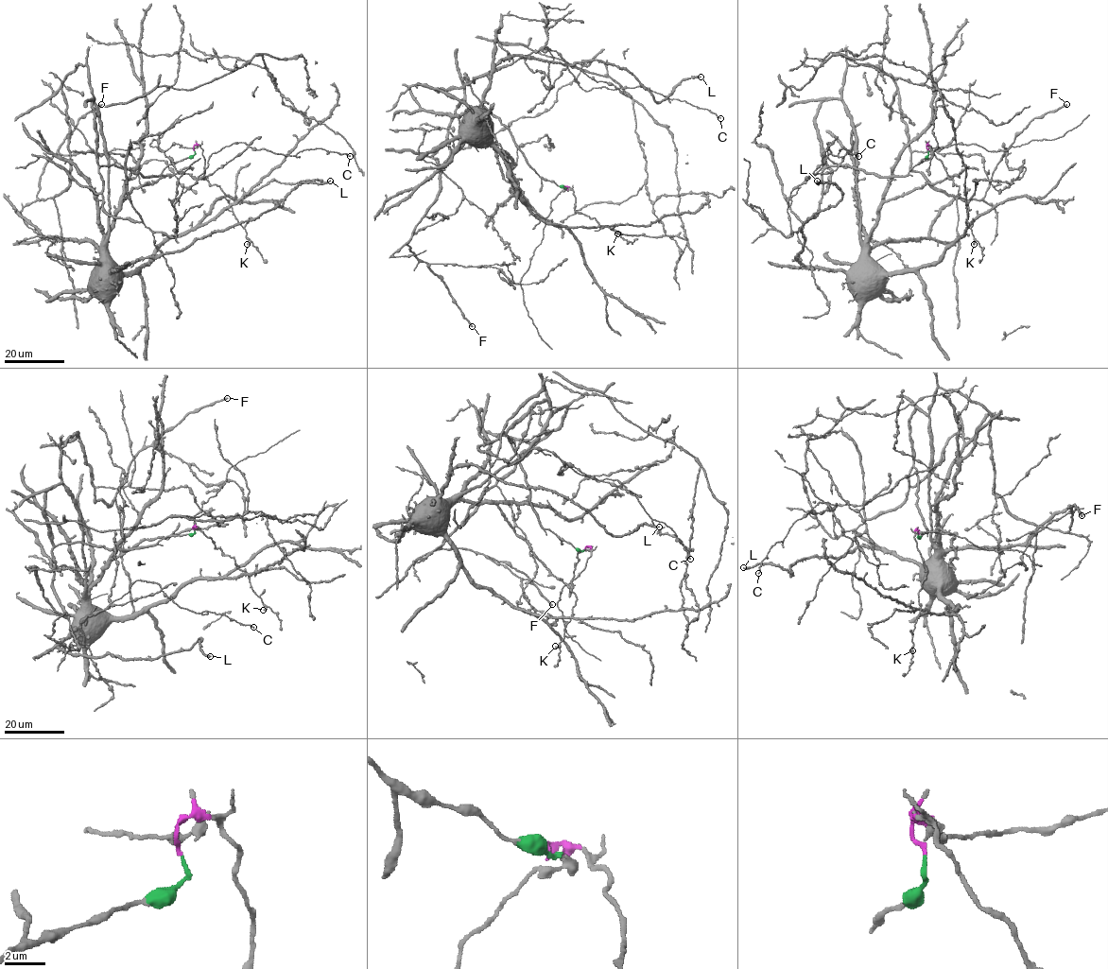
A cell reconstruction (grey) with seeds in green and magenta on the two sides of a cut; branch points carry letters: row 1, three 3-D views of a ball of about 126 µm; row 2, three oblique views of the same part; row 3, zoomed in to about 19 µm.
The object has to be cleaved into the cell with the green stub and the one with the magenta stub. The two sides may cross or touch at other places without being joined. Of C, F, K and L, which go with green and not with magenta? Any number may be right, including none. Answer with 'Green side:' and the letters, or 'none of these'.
Green side: C, F, L

